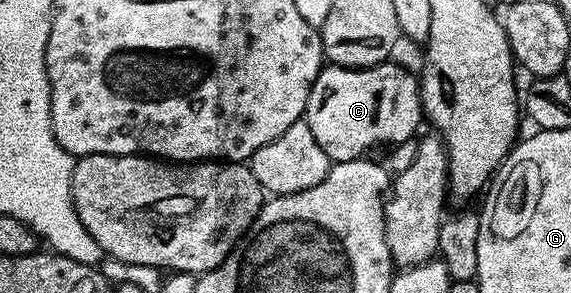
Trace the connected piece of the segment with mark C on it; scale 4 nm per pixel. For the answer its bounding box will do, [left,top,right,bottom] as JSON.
[305,61,424,163]

